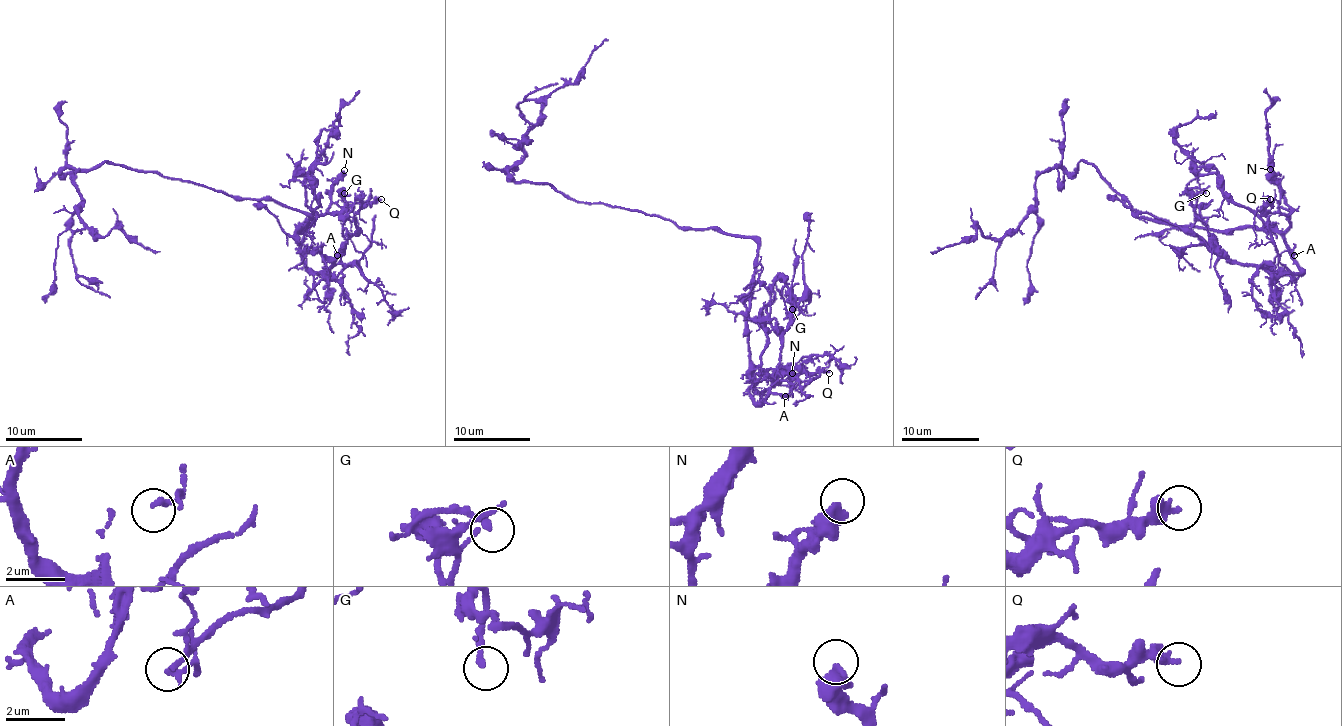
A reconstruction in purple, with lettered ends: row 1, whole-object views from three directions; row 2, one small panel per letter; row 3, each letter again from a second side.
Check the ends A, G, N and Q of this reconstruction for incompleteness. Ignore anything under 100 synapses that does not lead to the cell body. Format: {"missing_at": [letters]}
{"missing_at": ["Q"]}

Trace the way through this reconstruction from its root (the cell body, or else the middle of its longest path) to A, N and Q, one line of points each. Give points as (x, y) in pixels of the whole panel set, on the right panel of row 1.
A: (1124, 199), (1139, 216), (1177, 226), (1272, 228), (1300, 269), (1272, 273), (1266, 265), (1280, 253), (1294, 255)
N: (1124, 199), (1139, 216), (1177, 226), (1276, 228), (1282, 232), (1290, 220), (1278, 208), (1280, 185), (1270, 169)
Q: (1124, 199), (1139, 216), (1177, 226), (1276, 228), (1282, 232), (1290, 220), (1266, 210), (1264, 204), (1270, 199)

